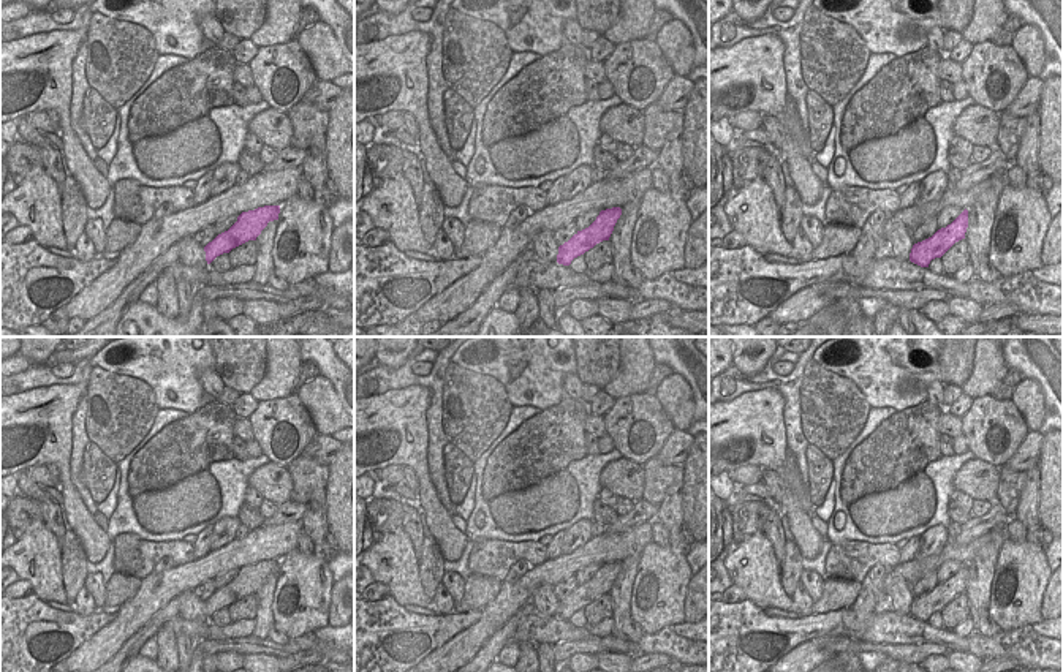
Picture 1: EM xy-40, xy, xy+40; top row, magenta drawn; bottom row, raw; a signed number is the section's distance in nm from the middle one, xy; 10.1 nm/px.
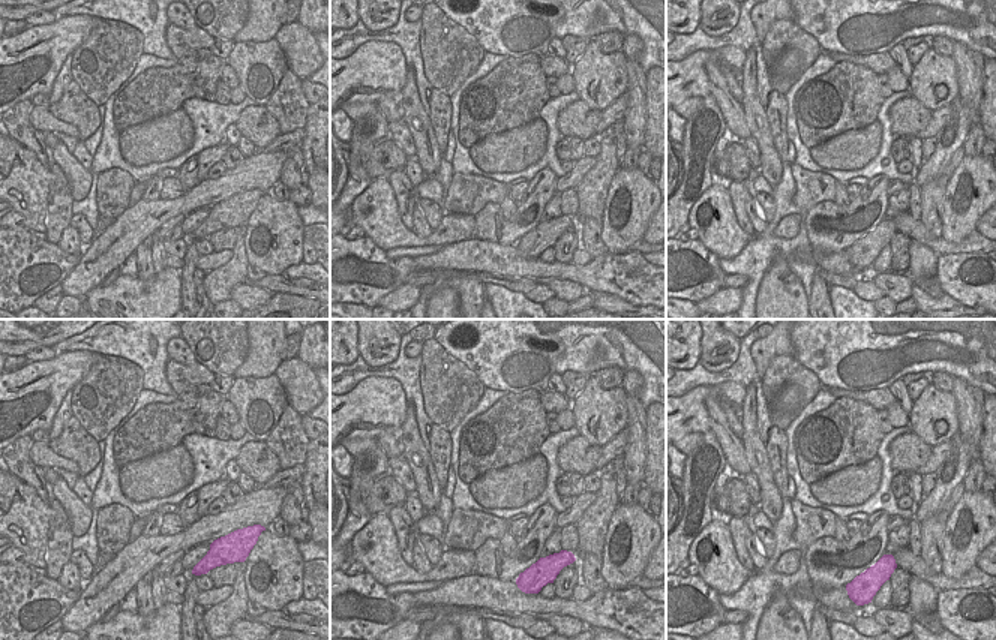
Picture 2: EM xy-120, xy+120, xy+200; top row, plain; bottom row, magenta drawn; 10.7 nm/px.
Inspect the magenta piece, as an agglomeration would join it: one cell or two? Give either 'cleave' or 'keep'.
keep

